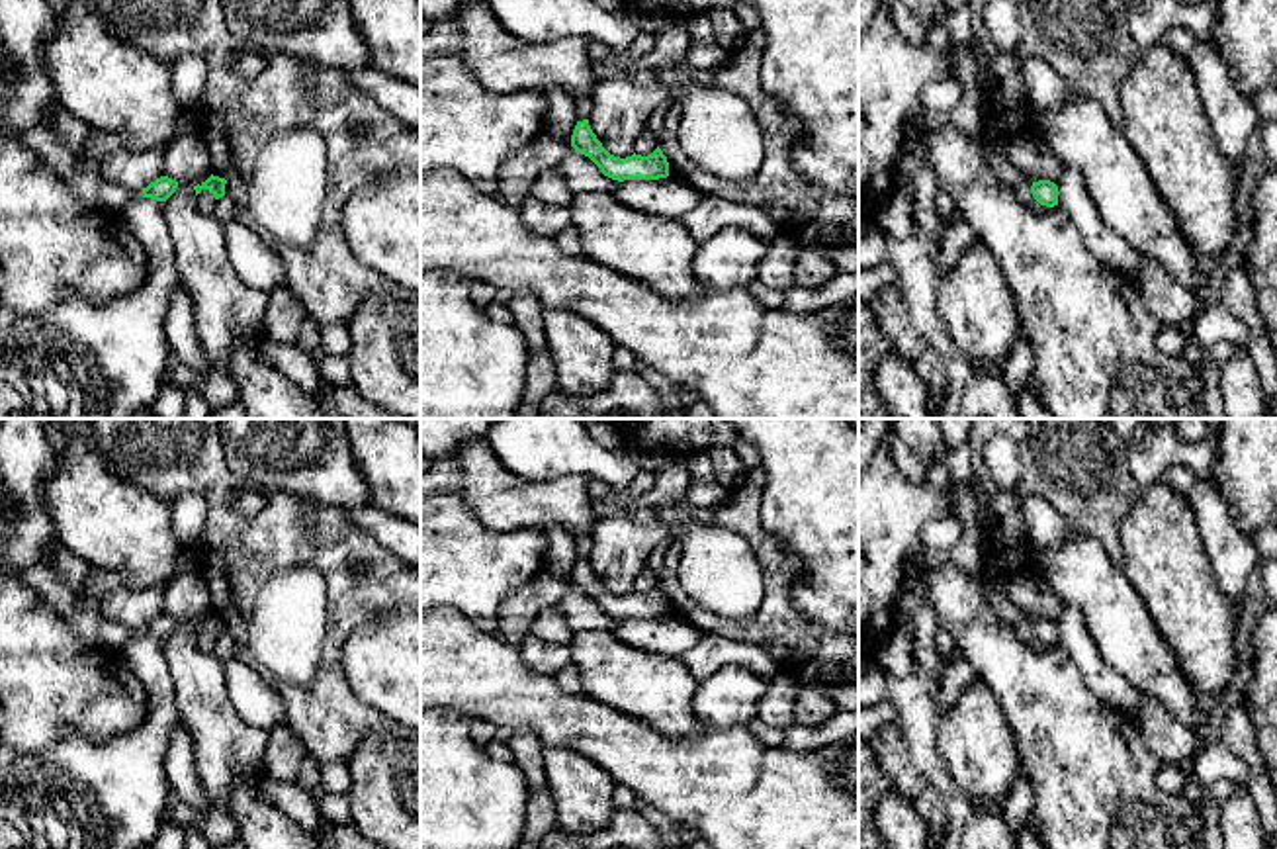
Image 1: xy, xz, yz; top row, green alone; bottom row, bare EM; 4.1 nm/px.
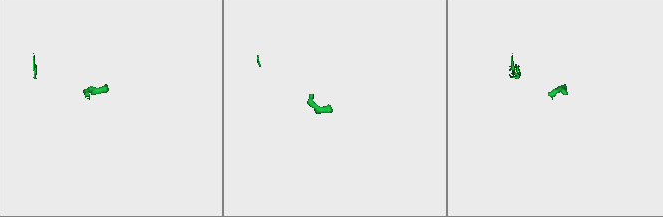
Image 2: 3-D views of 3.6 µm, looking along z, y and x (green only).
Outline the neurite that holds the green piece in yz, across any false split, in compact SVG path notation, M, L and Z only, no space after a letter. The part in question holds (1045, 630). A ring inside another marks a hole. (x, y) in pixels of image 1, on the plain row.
M1050 618L1033 620L1031 630L1040 644L1058 644L1058 624Z

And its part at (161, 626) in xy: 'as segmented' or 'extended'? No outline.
as segmented

